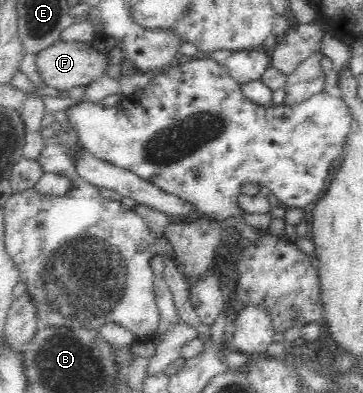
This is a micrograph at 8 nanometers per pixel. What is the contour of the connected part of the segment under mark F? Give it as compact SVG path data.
M97 38L90 41L62 41L59 39L37 55L35 68L32 71L40 73L45 85L58 89L64 94L73 87L81 87L81 85L87 85L87 83L103 77L105 69L109 67L109 61L111 61L109 52Z

